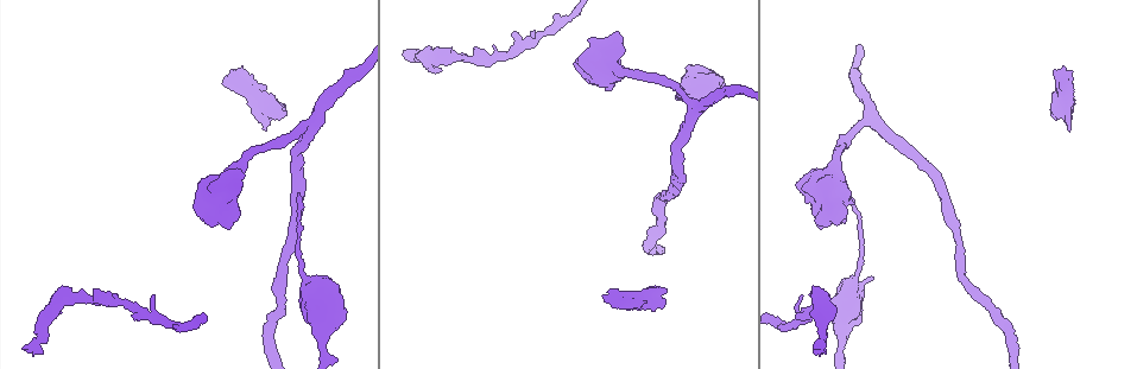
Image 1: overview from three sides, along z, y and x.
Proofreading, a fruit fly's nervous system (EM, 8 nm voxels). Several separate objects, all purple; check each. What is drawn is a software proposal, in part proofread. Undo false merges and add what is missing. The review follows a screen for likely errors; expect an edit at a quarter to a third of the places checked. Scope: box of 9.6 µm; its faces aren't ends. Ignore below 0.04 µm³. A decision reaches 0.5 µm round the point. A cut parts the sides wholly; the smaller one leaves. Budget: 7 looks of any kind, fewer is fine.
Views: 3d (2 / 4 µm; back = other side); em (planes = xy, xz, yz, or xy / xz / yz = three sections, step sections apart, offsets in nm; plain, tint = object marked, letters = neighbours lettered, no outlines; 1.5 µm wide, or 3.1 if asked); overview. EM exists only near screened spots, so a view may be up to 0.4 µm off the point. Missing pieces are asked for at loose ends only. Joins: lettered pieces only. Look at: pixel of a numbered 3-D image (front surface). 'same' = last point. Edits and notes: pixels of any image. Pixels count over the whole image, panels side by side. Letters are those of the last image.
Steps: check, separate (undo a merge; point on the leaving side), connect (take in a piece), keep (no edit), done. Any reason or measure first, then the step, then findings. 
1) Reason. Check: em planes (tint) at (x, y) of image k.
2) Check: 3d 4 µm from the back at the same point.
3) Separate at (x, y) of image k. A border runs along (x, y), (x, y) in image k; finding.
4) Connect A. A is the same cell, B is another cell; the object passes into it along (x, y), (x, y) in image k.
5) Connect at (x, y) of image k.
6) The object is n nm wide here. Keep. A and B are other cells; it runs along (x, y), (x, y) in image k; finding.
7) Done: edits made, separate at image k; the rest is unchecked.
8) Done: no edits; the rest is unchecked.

Free end. Check: em planes (letters) at (852, 203) of image 1.

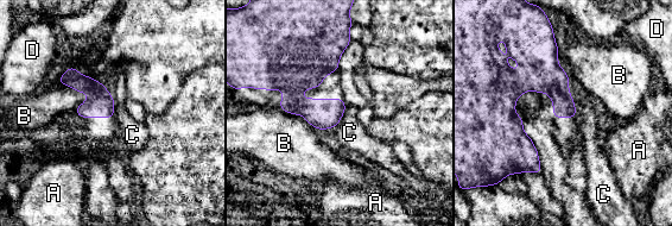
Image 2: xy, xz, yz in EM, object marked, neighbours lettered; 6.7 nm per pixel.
Keep. A, B, C and D are other cells; a border runs along (56, 82), (86, 90), (88, 99) in image 2; none of them fits.

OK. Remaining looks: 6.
Stops while still wide. Check: em planes (plain) at (872, 277) of image 1.

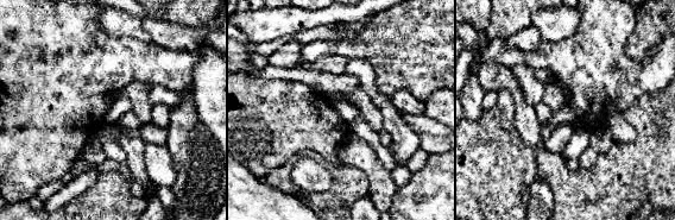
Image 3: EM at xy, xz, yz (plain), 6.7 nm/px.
Check: em planes (letters) at the same point.

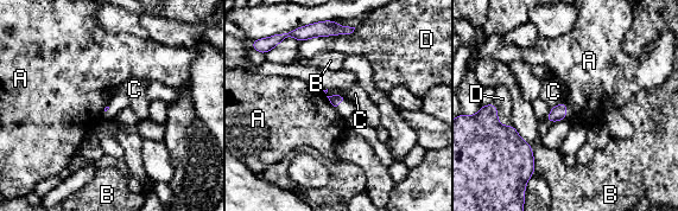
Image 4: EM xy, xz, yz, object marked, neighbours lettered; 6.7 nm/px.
Keep. A, B, C and D are other cells; a border runs along (325, 96), (334, 107) in image 4; none of them fits.

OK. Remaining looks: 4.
Stops while still wide. Check: em planes (tint) at (1053, 112) of image 1.

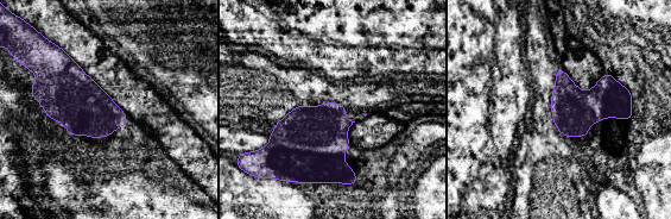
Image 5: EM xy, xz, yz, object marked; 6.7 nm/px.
Check: em planes (letters) at the same point.

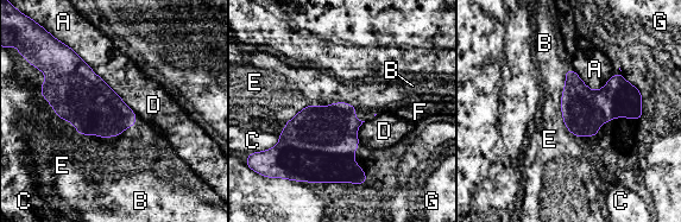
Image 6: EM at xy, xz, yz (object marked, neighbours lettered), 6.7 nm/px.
The longest contact is with E, 400 nm. Keep. A, B, C, D, E, F and G are other cells; a border runs along (565, 71), (561, 115), (569, 129) in image 6; none of them fits.

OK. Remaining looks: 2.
Done: no edits; the rest is unchecked.

